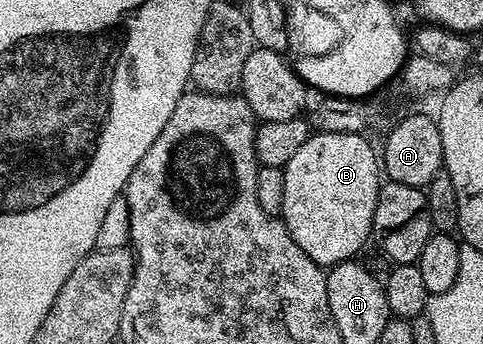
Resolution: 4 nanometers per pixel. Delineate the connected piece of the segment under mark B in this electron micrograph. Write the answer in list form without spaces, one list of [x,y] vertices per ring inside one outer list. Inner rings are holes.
[[[315,132],[297,148],[293,160],[283,167],[285,176],[285,204],[281,215],[289,236],[297,240],[297,248],[309,256],[318,266],[330,268],[338,262],[349,262],[371,238],[373,212],[377,208],[377,196],[381,185],[381,162],[377,150],[360,134],[341,132]]]

